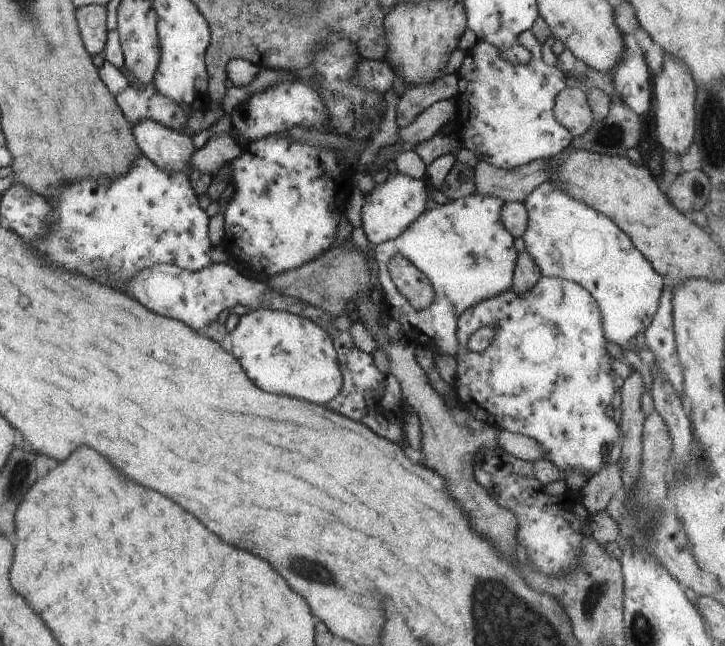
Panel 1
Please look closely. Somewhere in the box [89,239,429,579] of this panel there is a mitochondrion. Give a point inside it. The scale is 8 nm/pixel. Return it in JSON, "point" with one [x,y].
{"point":[333,293]}

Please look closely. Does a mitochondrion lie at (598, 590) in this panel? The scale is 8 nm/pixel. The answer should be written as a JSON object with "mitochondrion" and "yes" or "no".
{"mitochondrion":"yes"}

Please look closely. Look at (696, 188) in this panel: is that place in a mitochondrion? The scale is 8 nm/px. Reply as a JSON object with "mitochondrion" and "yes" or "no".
{"mitochondrion":"yes"}

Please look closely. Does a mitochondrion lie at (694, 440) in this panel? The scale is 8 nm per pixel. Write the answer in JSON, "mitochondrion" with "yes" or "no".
{"mitochondrion":"no"}

